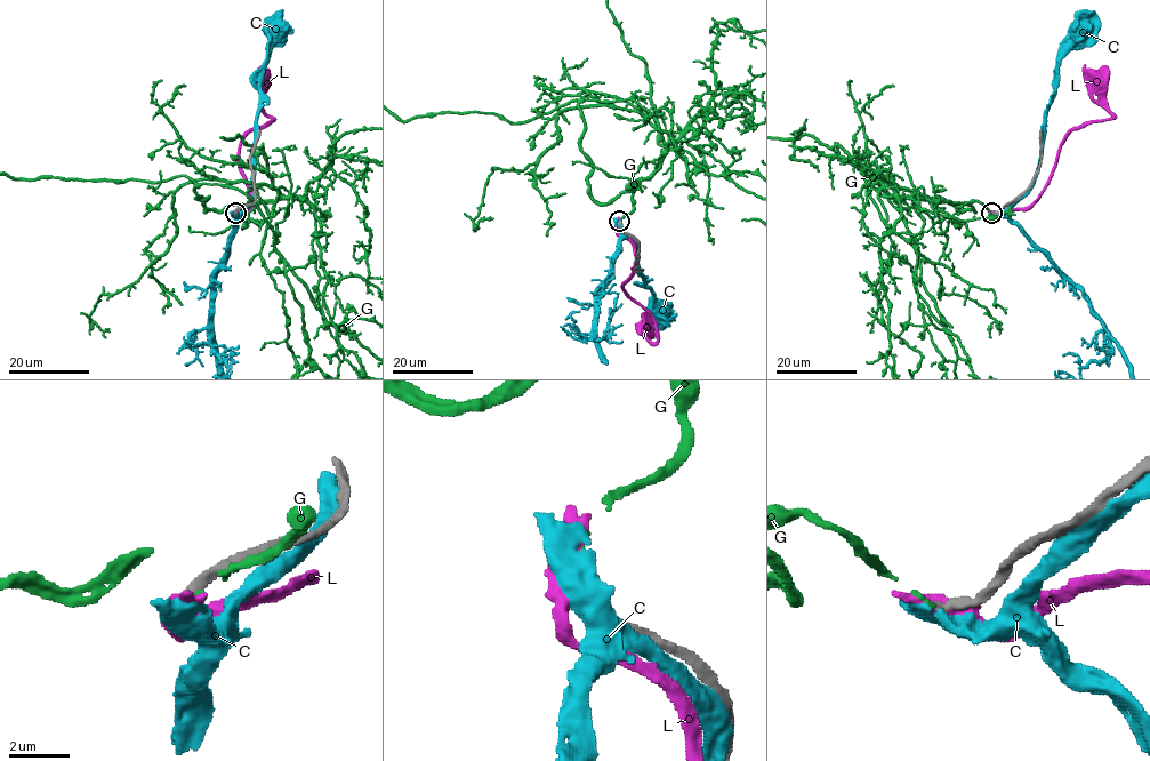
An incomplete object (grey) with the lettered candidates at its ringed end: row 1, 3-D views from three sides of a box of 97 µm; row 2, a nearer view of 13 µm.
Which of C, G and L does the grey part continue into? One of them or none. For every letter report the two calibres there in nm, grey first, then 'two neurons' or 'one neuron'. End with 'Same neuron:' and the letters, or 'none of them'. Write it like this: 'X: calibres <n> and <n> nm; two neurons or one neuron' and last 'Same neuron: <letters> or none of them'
C: calibres 320 and 650 nm; two neurons
G: calibres 280 and 180 nm; one neuron
L: calibres 340 and 440 nm; two neurons
Same neuron: G

